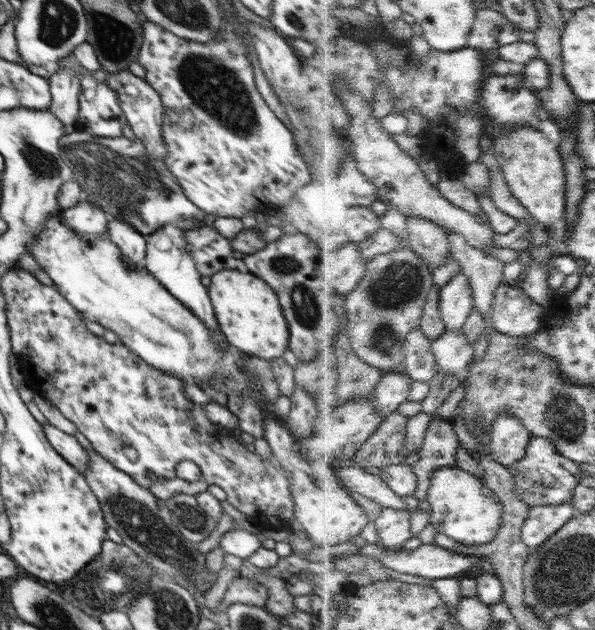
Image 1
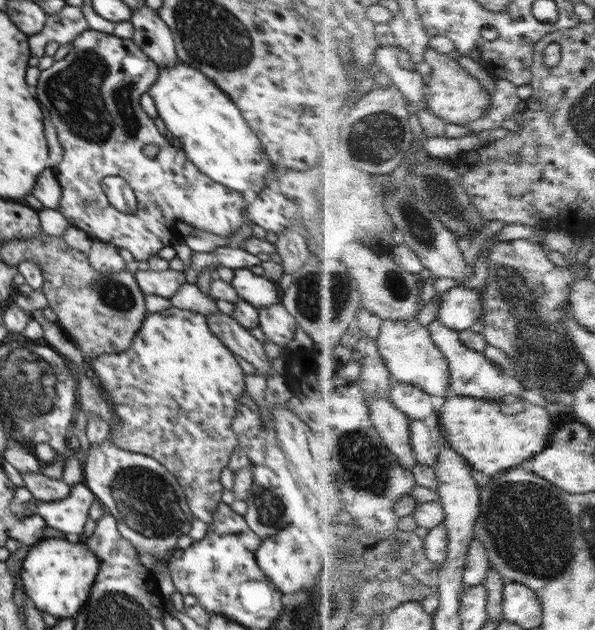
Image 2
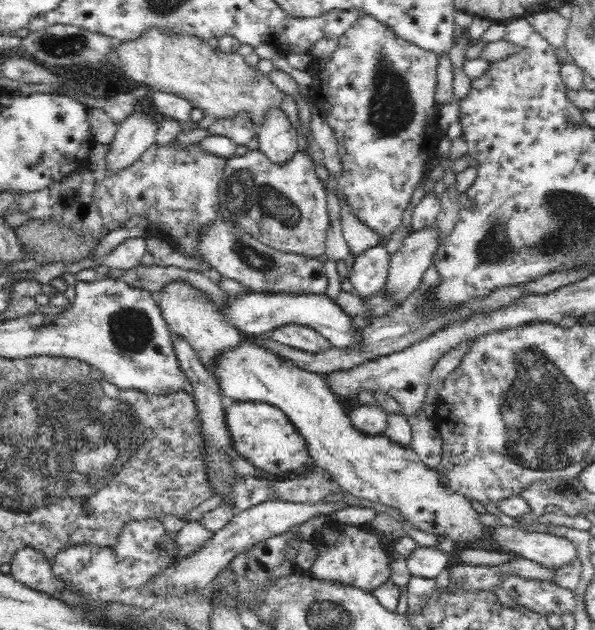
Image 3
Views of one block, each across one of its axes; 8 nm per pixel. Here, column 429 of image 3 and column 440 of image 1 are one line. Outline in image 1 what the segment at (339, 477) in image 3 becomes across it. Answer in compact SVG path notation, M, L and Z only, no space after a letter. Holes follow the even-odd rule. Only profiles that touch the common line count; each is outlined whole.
M458 464L446 465L434 474L428 501L437 530L468 547L494 542L503 528L503 500L485 484L485 480L468 470L463 470Z

